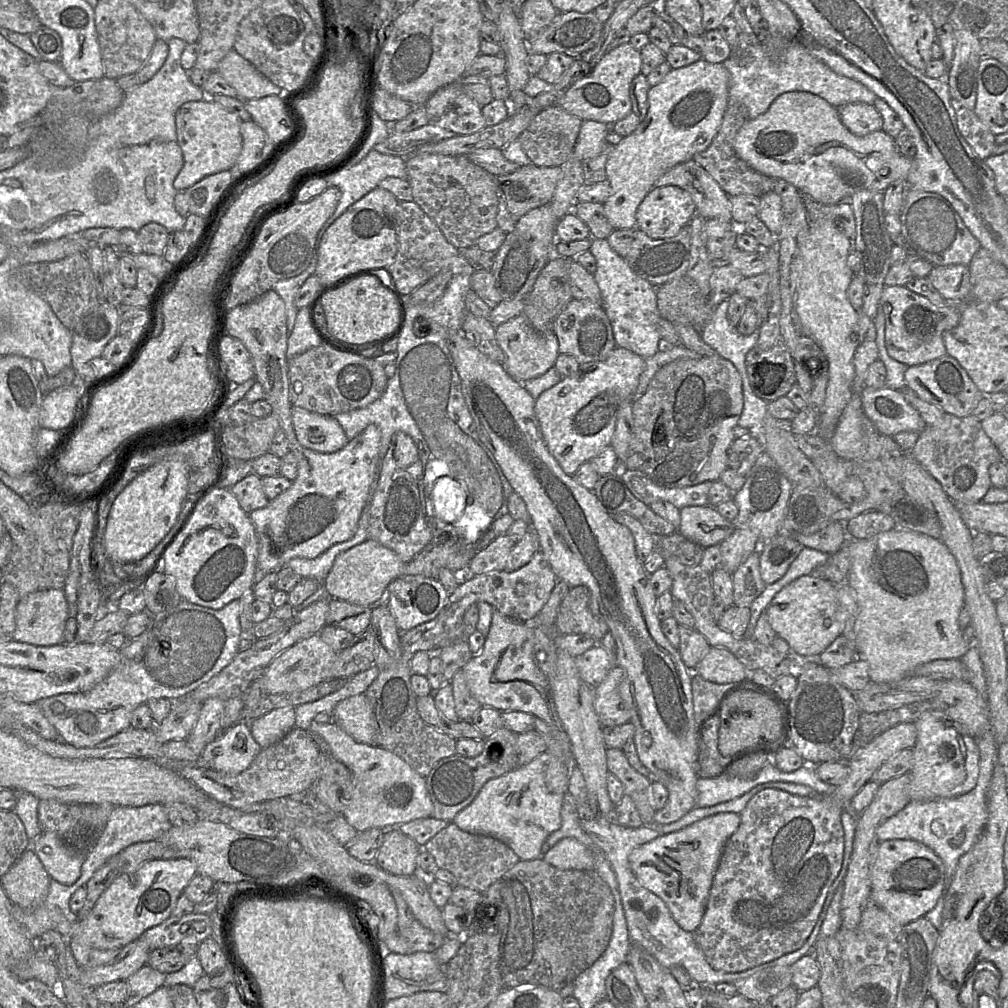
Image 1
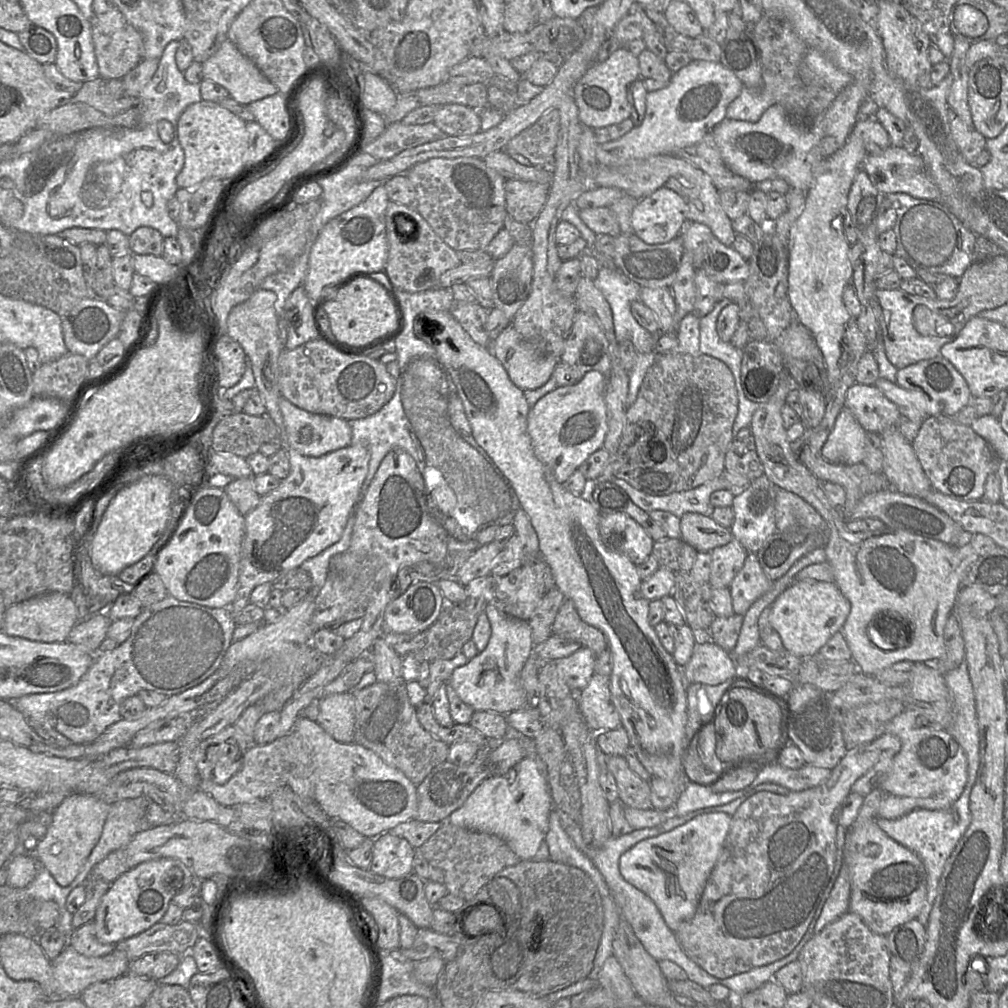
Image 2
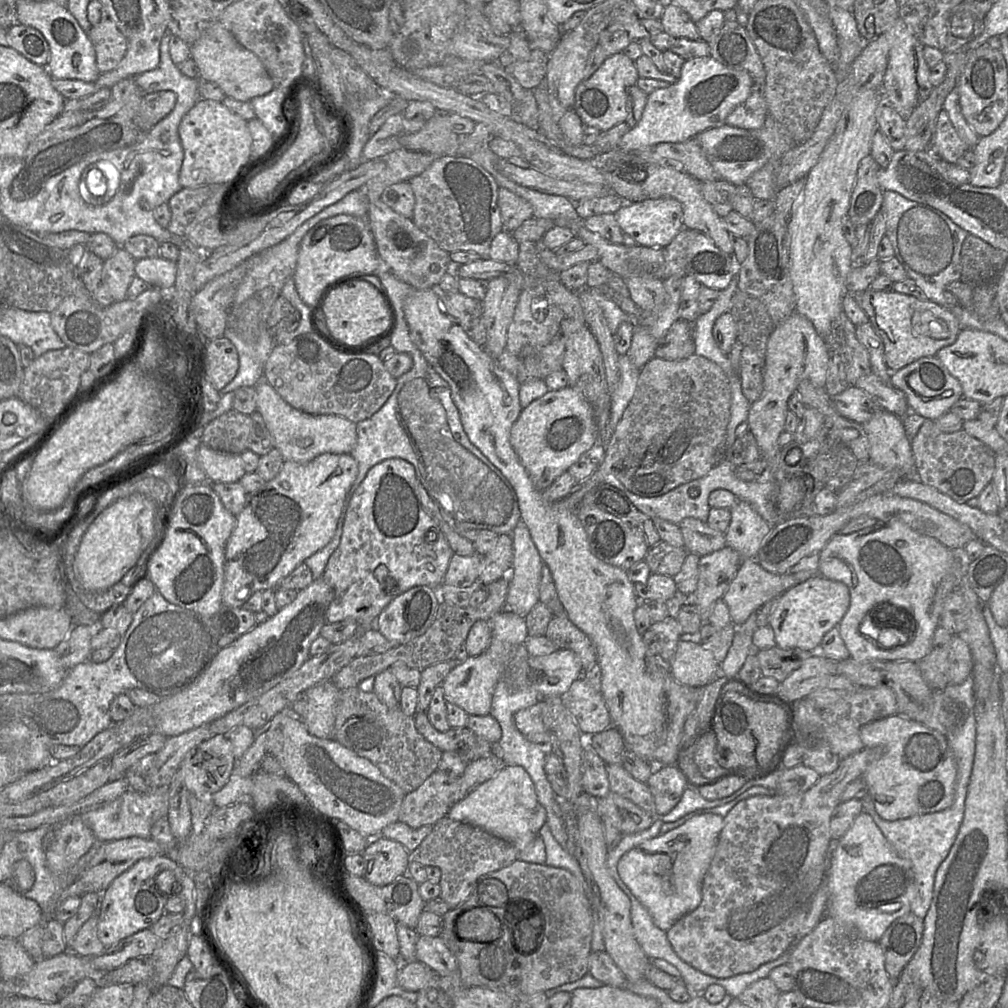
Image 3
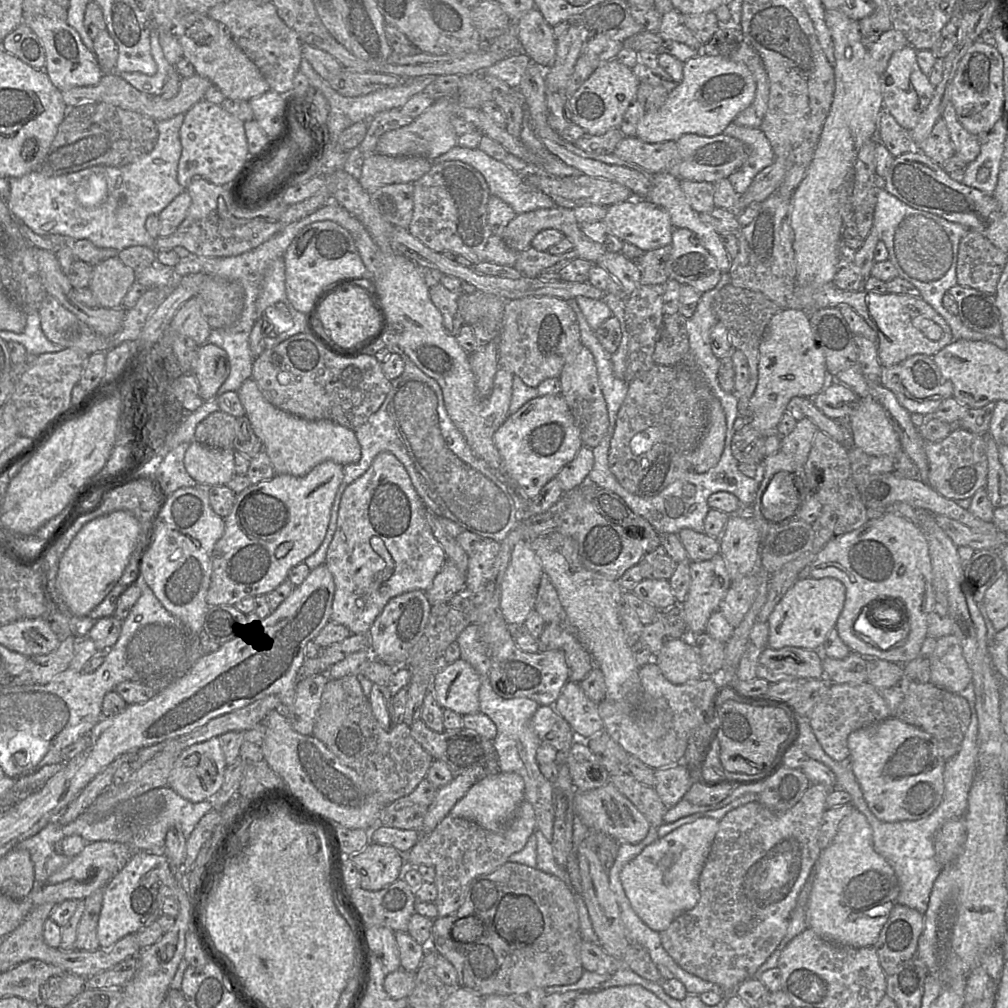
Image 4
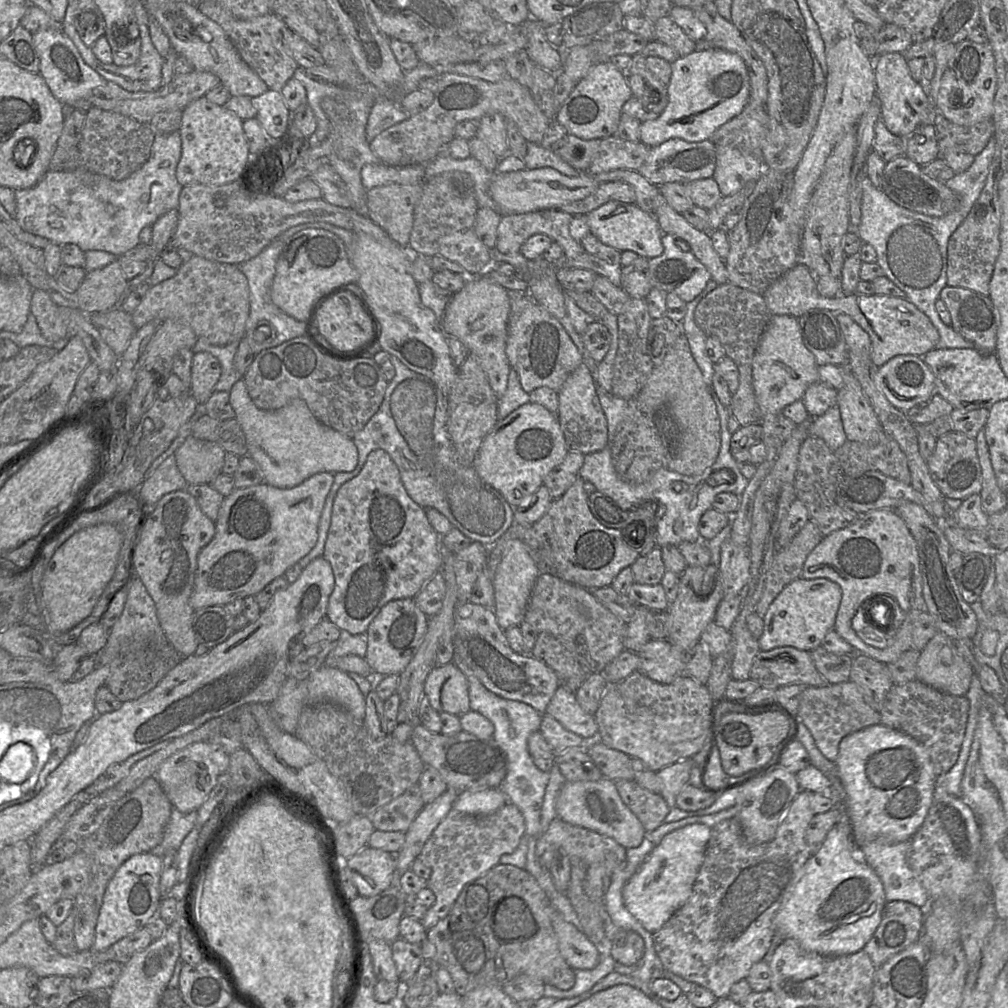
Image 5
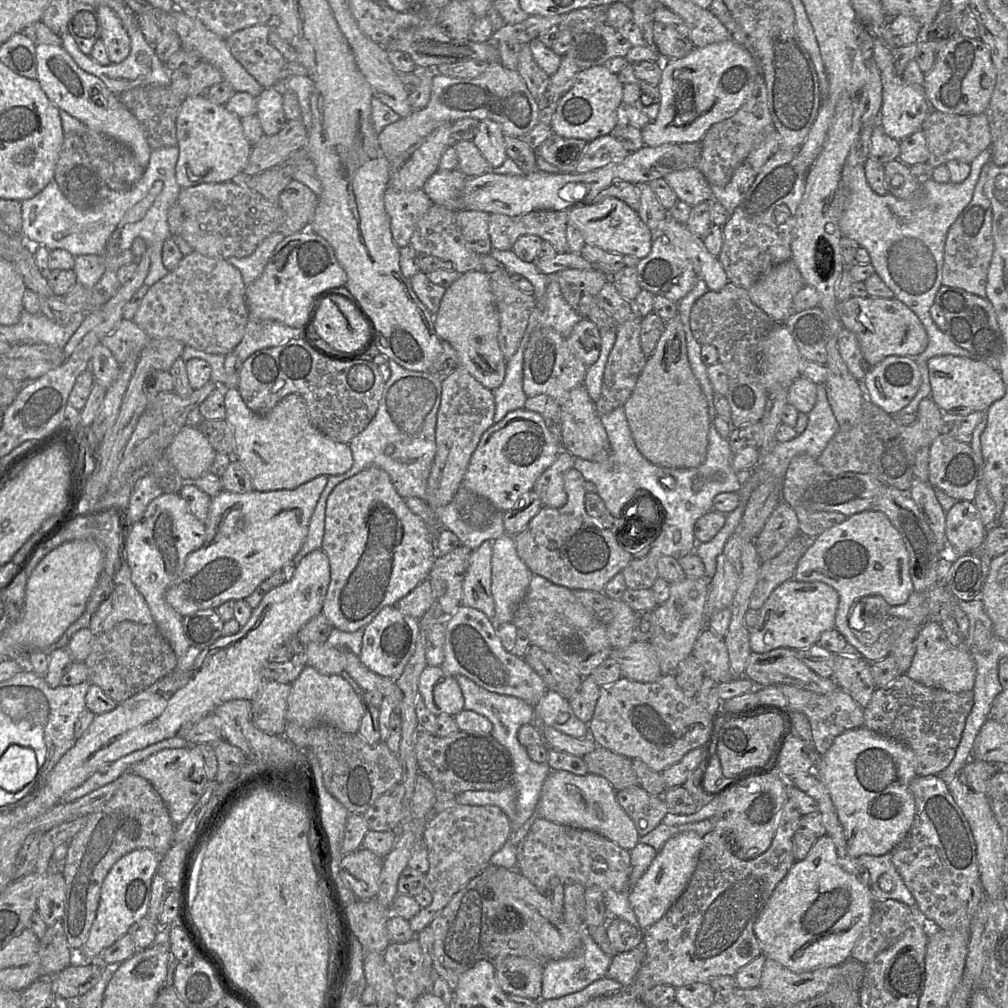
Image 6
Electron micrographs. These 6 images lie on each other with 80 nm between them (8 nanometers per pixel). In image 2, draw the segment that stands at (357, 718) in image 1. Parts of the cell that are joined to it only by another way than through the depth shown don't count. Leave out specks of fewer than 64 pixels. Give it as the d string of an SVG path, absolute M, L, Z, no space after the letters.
M352 692L324 696L318 701L316 722L336 741L354 743L355 696Z

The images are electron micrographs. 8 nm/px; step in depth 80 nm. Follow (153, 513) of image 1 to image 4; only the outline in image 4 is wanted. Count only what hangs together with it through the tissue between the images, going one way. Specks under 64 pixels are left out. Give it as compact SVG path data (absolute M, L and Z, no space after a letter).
M117 511L84 526L74 537L59 561L56 585L72 614L89 613L119 582L129 559L141 541L141 527L129 512Z

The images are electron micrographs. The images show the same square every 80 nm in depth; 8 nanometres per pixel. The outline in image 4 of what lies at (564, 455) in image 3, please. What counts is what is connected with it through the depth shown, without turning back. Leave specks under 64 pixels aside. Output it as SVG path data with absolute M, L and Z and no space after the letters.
M561 394L538 396L509 415L494 433L506 475L522 497L532 499L583 447L579 429Z

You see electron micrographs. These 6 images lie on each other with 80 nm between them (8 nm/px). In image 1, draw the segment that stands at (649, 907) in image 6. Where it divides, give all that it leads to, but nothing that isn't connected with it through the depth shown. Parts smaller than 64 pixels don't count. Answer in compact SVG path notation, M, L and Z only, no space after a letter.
M717 813L681 830L660 835L630 853L629 864L638 881L664 901L681 929L694 932L700 925L724 847L740 822L737 813Z

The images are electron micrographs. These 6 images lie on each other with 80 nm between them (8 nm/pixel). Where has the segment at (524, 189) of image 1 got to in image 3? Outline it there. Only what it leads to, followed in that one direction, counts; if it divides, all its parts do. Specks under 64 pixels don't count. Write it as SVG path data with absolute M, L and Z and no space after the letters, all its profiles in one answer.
M499 188L498 207L502 219L502 231L511 233L524 221L533 217L530 203L506 188Z

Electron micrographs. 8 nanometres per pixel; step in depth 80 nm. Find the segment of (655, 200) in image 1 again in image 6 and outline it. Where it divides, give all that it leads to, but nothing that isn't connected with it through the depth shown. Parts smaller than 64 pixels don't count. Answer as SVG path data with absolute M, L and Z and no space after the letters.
M615 197L572 207L568 210L568 225L574 226L582 233L585 244L597 246L608 252L630 254L642 259L651 251L653 237L650 229L640 218L638 211Z

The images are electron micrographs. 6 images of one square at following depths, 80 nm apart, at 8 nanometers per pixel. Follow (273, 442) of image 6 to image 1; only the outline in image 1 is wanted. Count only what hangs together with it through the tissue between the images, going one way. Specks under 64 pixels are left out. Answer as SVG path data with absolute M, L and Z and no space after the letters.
M292 406L292 423L299 444L315 452L334 453L348 442L343 428L333 416Z

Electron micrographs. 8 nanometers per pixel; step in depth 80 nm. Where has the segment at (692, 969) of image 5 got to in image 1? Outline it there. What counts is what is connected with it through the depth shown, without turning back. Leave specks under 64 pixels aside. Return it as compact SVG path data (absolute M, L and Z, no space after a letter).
M909 721L899 723L886 730L873 740L867 742L866 744L857 746L853 750L852 754L847 759L843 760L843 762L845 762L849 768L849 773L846 780L842 784L836 786L834 791L829 794L819 794L817 796L805 797L793 795L788 792L772 788L761 790L750 799L746 807L739 814L741 817L741 822L738 829L729 838L724 847L710 888L704 916L698 928L693 932L697 945L702 950L707 962L712 966L712 968L727 973L742 972L755 966L759 966L761 964L775 960L785 954L796 951L805 943L813 931L813 928L822 911L827 894L842 867L844 852L844 830L841 822L841 814L843 810L850 808L850 802L853 796L871 780L875 771L886 760L891 758L900 750L912 748L915 745L916 739L917 729L915 723L914 721Z

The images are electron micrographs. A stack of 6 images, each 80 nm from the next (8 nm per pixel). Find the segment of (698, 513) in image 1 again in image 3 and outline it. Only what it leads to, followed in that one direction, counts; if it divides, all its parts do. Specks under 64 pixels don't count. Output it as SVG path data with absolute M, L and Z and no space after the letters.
M687 517L679 523L684 547L689 553L702 557L726 547L724 533L714 530L706 522Z

